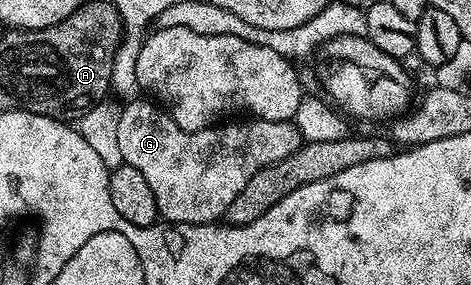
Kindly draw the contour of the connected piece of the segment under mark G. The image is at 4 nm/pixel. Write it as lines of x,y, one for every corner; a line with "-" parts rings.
145,100
134,101
131,105
120,109
116,127
116,143
120,149
122,161
136,167
136,171
140,171
140,175
144,175
148,187
152,187
152,195
156,199
159,214
170,223
207,224
206,209
225,211
228,203
232,203
232,199
236,199
236,195
240,195
240,191
244,191
248,179
252,179
252,175
256,175
256,171
292,155
294,150
304,144
303,137
293,121
242,119
239,120
242,121
239,125
222,123
204,131
186,133
171,119
170,114
159,108
153,100

